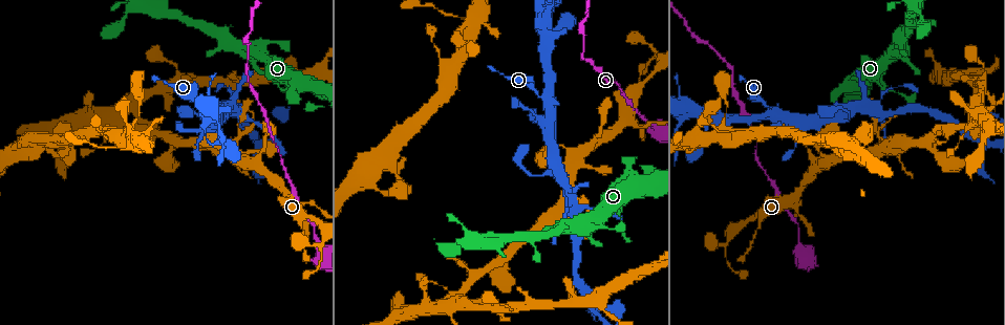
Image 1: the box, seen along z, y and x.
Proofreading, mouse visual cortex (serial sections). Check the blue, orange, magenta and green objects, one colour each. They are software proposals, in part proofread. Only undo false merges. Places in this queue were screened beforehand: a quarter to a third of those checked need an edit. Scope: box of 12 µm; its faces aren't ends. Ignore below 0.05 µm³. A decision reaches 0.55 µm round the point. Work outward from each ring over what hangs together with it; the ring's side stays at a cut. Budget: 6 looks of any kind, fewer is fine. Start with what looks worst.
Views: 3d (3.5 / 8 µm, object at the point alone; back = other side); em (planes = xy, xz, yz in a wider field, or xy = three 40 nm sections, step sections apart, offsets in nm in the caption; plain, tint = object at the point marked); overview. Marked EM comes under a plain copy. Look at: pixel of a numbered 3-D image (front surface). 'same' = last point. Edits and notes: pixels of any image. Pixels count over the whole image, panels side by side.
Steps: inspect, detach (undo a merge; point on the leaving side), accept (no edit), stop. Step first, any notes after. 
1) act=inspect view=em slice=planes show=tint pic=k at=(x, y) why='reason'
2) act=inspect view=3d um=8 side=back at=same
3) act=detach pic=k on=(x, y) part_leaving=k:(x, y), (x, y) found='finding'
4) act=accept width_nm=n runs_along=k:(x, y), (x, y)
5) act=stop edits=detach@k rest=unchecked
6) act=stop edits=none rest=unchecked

act=inspect view=3d um=3.5 pic=1 at=(546, 97) why='a fork'

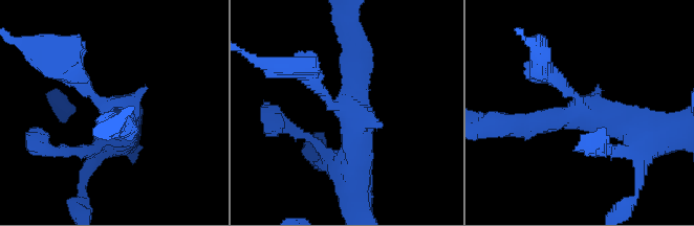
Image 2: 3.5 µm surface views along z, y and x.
act=inspect view=em slice=planes show=tint pic=2 at=(580, 107) arms=3 arm_widths_nm=300,300,450 why='now the EM'

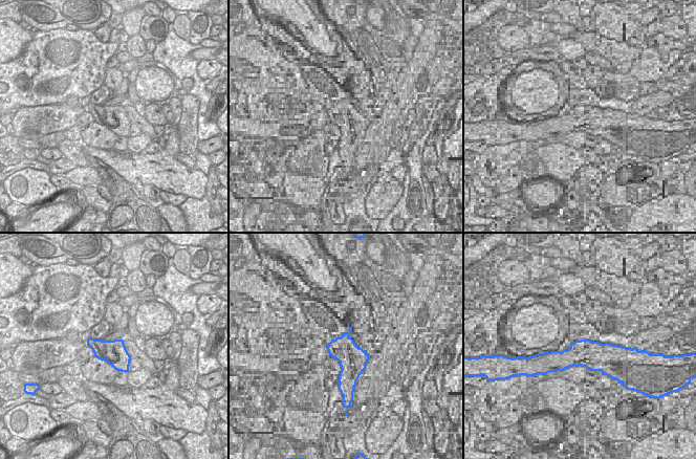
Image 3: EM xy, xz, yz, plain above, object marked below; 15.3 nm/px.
act=accept runs_along=2:(541, 67), (582, 109), (635, 132) found='one cell here'

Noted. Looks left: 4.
act=inspect view=3d um=3.5 side=back pic=1 at=(211, 119) why='small branch off a trunk'

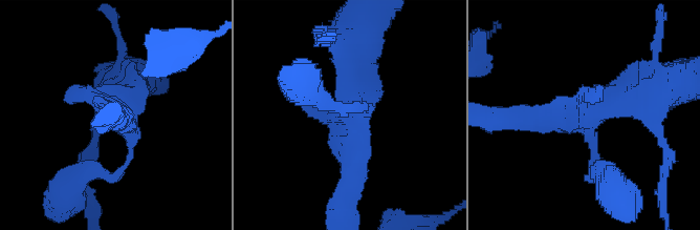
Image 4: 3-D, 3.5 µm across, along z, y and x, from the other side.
act=inspect view=em slice=xy step=3 show=tint pic=4 at=(352, 123)

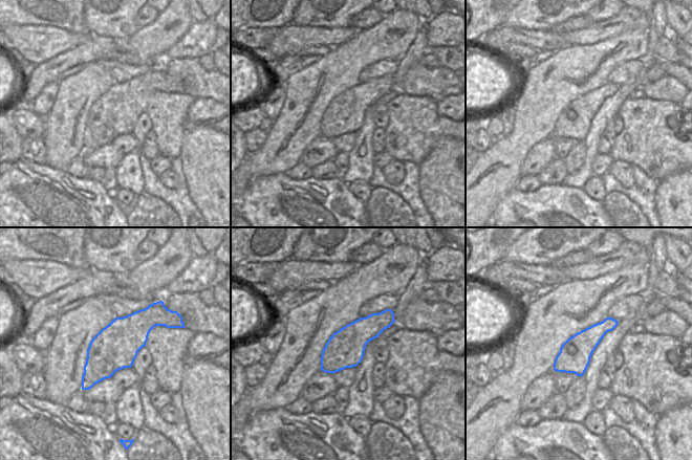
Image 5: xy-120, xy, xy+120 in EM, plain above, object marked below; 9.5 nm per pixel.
act=accept runs_along=4:(507, 119), (577, 119), (631, 89) found='continuous, no second cell'

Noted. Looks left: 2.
act=inspect view=3d um=3.5 pic=1 at=(830, 160) why='four arms meet'

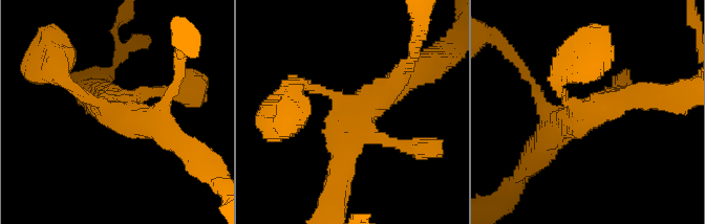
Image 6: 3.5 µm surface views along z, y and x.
act=inspect view=em slice=xy step=2 show=tint pic=6 at=(357, 115)

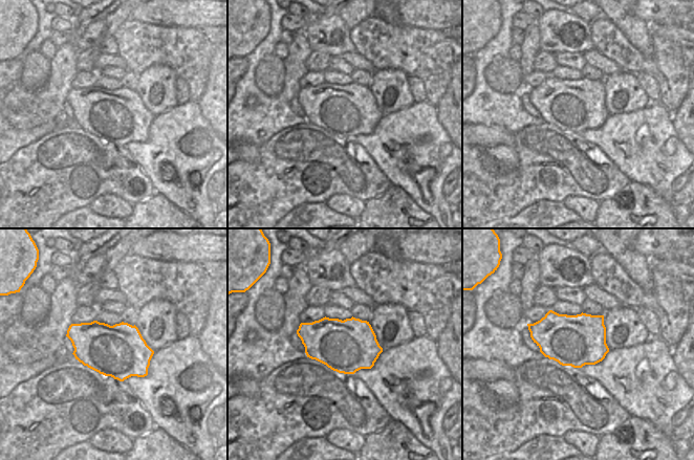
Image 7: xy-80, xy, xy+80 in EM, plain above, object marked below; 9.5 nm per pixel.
act=accept arm_widths_nm=150,150,350,350 runs_along=6:(411, 73), (344, 125), (341, 173) found='one cell here'

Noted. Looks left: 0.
act=stop edits=none rest=unchecked

